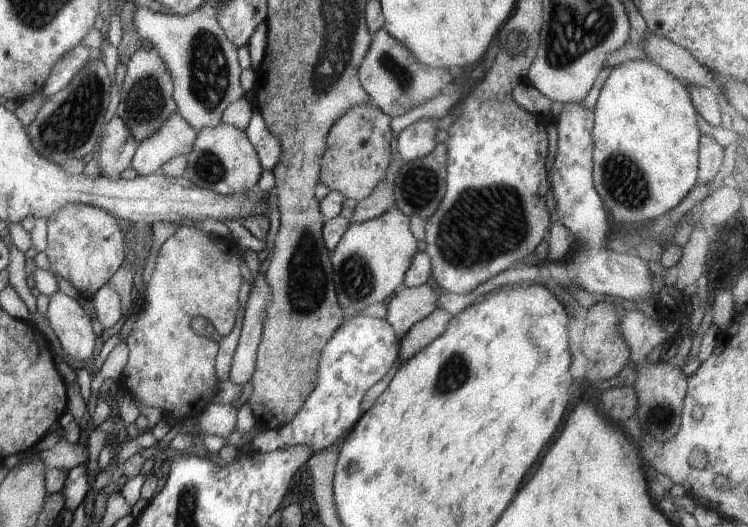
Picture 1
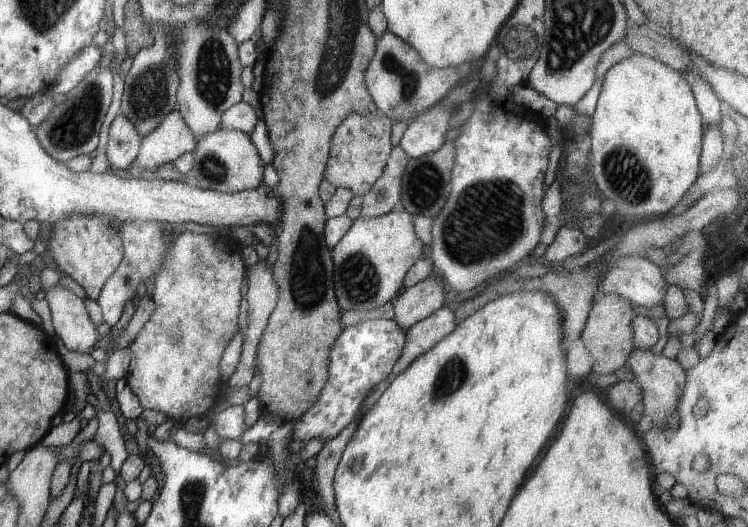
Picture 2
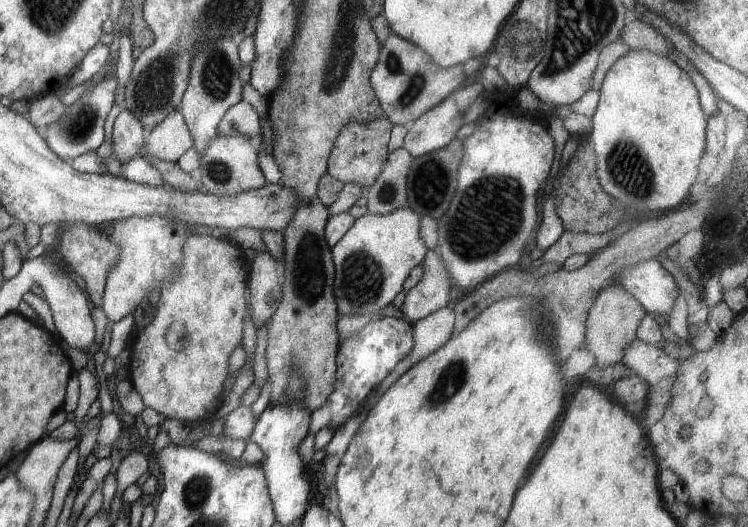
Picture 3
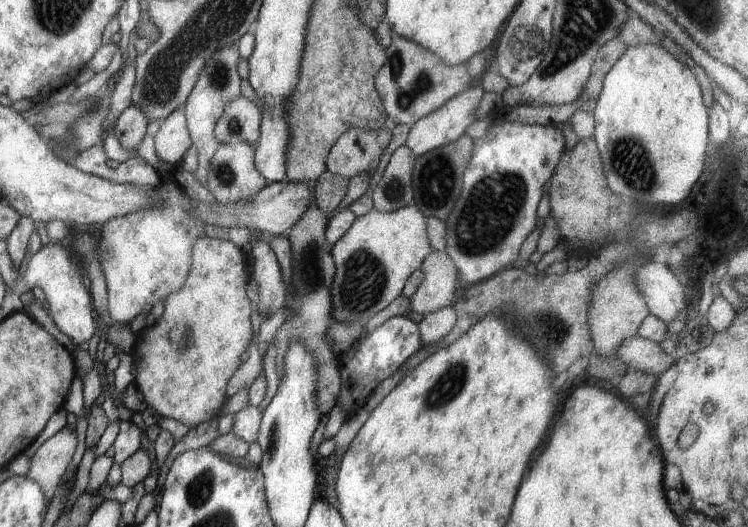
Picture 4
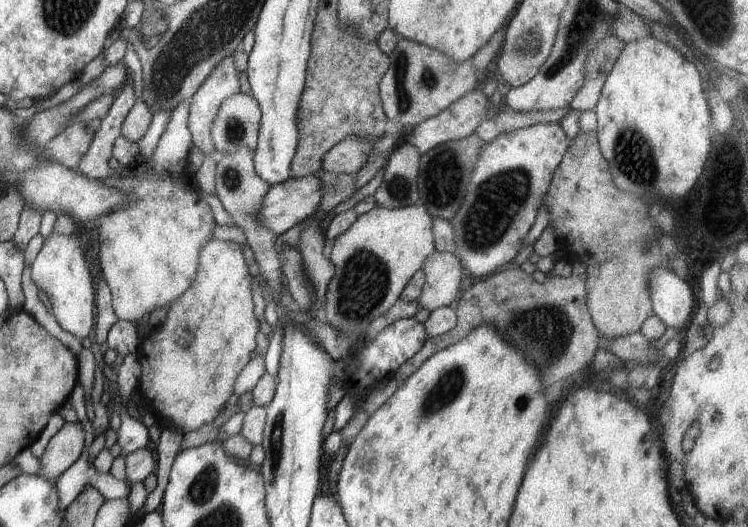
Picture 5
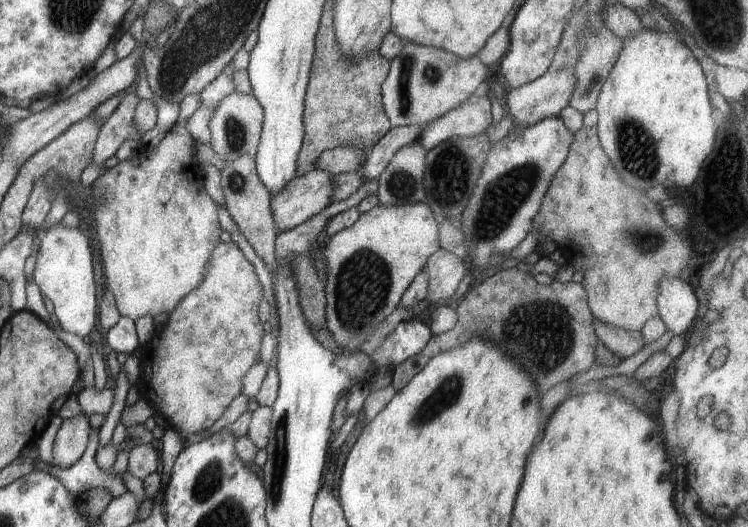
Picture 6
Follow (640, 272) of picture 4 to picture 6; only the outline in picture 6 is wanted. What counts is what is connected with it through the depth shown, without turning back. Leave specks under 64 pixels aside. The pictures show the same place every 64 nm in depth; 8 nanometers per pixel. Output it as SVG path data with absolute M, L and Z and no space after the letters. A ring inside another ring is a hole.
M662 277L656 294L658 315L673 335L686 335L698 318L698 300L689 284L680 279Z

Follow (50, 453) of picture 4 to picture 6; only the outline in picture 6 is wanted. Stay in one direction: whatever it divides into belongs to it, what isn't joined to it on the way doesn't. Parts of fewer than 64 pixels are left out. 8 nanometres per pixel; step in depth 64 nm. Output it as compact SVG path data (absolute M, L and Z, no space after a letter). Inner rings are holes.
M83 412L63 419L54 437L50 464L64 469L77 462L88 443L89 431L88 415Z

